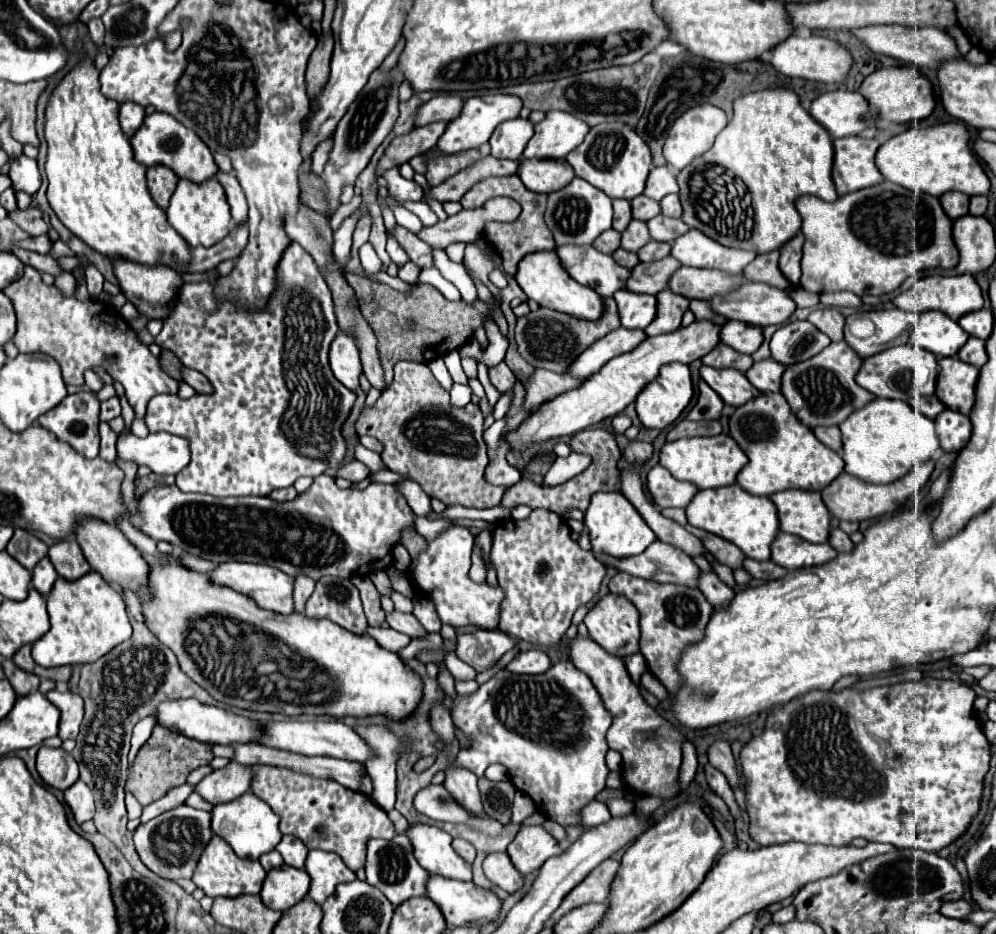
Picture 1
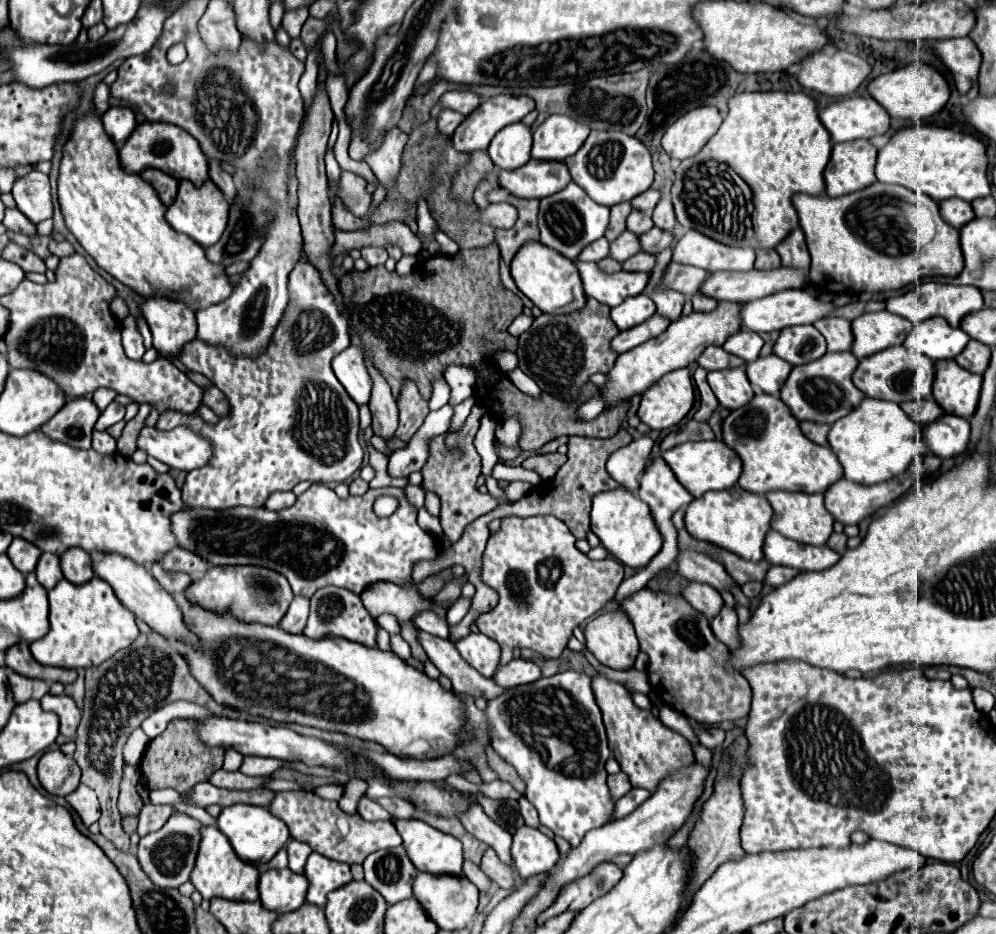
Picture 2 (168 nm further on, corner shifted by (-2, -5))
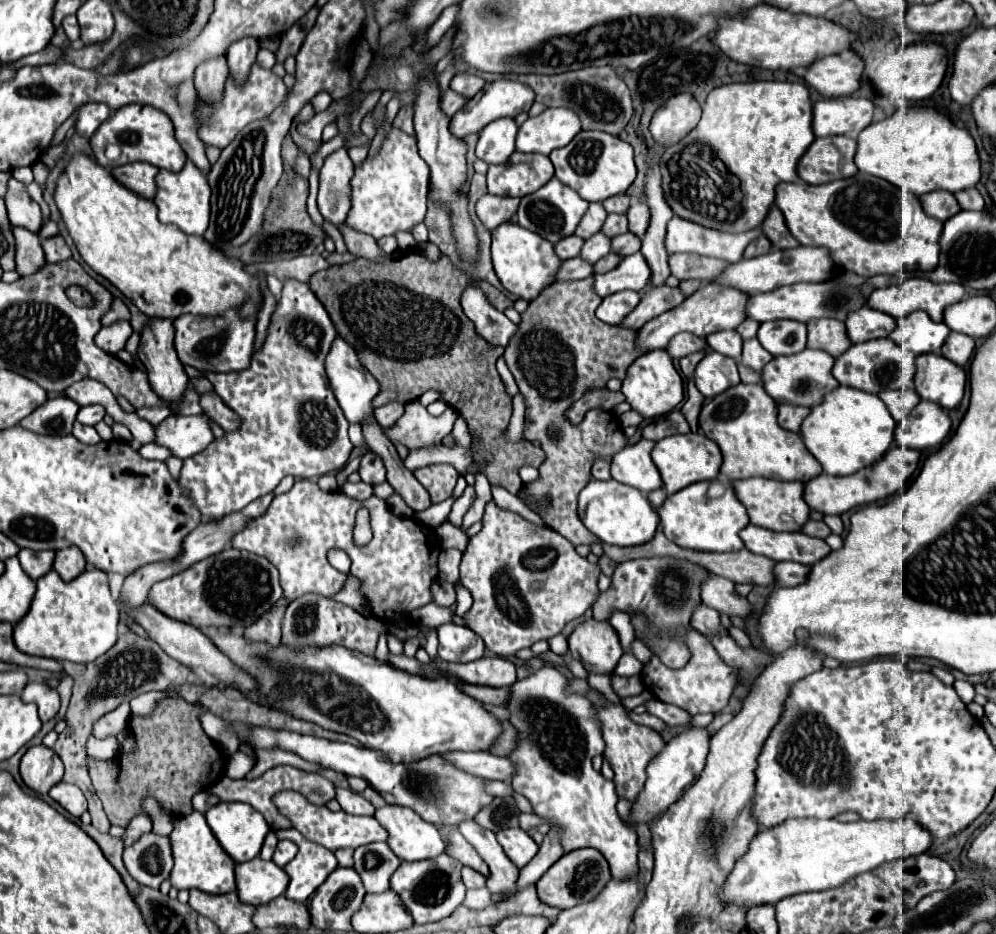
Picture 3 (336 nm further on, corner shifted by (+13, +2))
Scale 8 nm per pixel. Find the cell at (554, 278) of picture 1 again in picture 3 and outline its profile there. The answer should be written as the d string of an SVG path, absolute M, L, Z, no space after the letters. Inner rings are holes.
M503 222L497 230L493 230L493 244L491 244L491 254L493 254L493 266L497 272L497 278L517 298L523 298L531 302L533 298L539 296L545 288L549 288L555 282L555 276L561 268L561 260L555 254L555 248L549 240L521 228L517 222Z

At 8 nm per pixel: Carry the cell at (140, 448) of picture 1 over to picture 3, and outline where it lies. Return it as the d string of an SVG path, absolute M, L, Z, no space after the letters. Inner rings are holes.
M171 414L159 426L155 426L155 444L165 446L177 458L189 458L213 442L209 418Z

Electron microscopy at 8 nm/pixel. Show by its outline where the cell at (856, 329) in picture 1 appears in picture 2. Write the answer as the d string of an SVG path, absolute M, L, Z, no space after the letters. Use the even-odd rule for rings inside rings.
M890 311L864 313L852 321L852 353L862 359L892 345L900 345L912 331L914 323Z

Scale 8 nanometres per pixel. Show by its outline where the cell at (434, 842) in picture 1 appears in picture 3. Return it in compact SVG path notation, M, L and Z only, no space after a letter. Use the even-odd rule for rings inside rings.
M383 806L375 812L375 818L389 832L389 848L405 862L431 860L445 852L439 830L409 808Z

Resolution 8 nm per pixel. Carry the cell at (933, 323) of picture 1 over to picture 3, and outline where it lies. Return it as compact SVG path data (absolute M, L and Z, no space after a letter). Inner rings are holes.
M917 310L897 320L897 328L889 334L889 338L895 340L901 348L911 350L913 354L939 354L949 332L951 330L947 324L933 322L927 312Z

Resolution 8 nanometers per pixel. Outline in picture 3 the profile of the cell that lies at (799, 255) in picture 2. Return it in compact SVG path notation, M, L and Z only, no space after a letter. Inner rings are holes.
M773 206L769 210L769 216L765 218L765 222L761 224L763 228L763 234L771 240L773 248L775 250L785 250L785 248L797 248L797 240L791 236L787 224L785 224L785 218L781 214L781 210L777 206Z

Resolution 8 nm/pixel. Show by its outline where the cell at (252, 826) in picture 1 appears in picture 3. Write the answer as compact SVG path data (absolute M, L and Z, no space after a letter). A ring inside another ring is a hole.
M219 802L217 806L213 806L213 808L209 808L205 812L205 818L207 818L207 824L211 826L215 838L223 846L223 850L235 862L253 860L259 854L261 844L263 844L267 832L271 830L269 824L265 822L265 818L261 816L261 812L257 812L253 806L243 804L243 802Z

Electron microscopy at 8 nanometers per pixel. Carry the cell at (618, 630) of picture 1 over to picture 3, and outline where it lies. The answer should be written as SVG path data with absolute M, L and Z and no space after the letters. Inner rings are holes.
M589 618L573 630L569 636L569 650L579 658L591 672L613 672L623 648L619 644L619 634L609 622L599 622Z

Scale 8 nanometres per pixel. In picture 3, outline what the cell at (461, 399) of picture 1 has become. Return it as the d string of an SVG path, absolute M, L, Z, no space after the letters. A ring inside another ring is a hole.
M367 450L367 452L363 454L361 468L359 468L361 480L367 482L367 484L379 484L379 482L385 482L385 472L387 472L387 470L385 470L385 466L383 466L383 460L381 460L375 452Z

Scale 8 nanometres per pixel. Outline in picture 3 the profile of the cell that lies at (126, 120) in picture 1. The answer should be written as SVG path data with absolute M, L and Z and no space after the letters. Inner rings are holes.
M91 102L91 104L85 104L81 106L79 110L79 116L77 116L77 122L75 122L75 130L77 134L85 136L85 138L91 138L97 128L111 116L111 108L107 104L99 104L99 102Z

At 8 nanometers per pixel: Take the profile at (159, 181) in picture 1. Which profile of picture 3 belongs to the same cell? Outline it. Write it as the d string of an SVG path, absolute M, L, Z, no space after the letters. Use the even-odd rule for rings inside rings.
M131 162L125 166L119 166L115 170L111 170L113 176L127 188L131 188L133 192L137 192L143 198L153 198L157 194L157 168L153 164L147 162Z

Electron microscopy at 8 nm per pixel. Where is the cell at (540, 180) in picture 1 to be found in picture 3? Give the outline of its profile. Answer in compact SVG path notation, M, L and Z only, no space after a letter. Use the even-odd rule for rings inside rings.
M533 154L533 160L509 160L501 166L489 166L487 188L489 194L523 198L553 178L553 164L543 154Z

